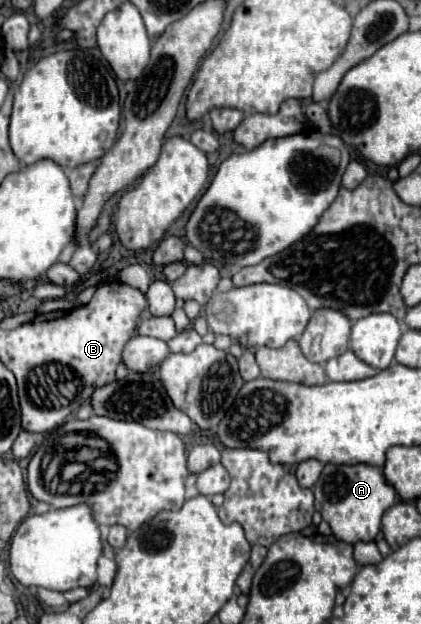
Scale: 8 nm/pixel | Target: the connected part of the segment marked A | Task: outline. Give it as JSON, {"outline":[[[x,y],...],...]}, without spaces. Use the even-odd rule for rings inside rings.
{"outline":[[[326,464],[316,486],[314,486],[314,506],[322,518],[330,524],[332,534],[348,544],[372,542],[380,532],[380,522],[384,512],[396,502],[396,490],[386,484],[382,472],[368,464],[354,466],[334,466]]]}

